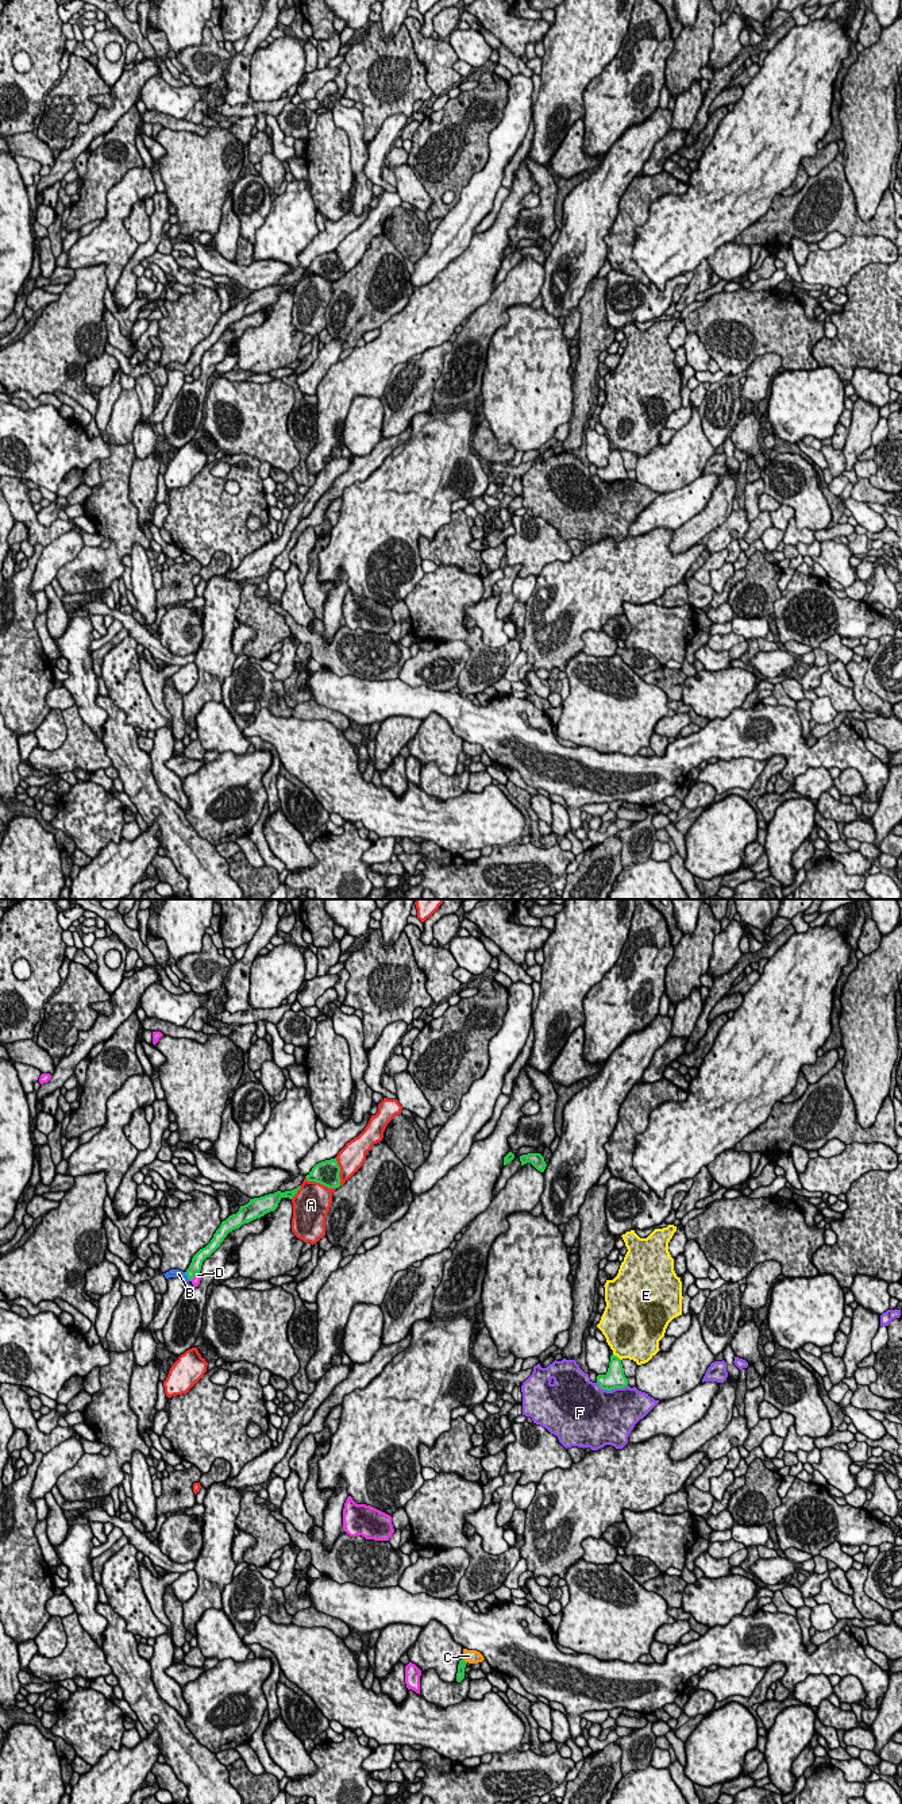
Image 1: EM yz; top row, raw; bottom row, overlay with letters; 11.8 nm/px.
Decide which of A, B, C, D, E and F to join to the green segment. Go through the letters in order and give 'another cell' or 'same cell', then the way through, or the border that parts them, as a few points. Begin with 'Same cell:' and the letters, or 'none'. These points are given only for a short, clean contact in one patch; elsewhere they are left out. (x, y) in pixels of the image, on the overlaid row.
Same cell: B
A: another cell
B: same cell | across yz (195, 1267), (187, 1275), (178, 1274)
C: another cell
D: another cell | along yz (199, 1272), (191, 1280)
E: another cell
F: another cell

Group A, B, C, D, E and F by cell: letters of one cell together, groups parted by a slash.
A / B / C / D / E / F

